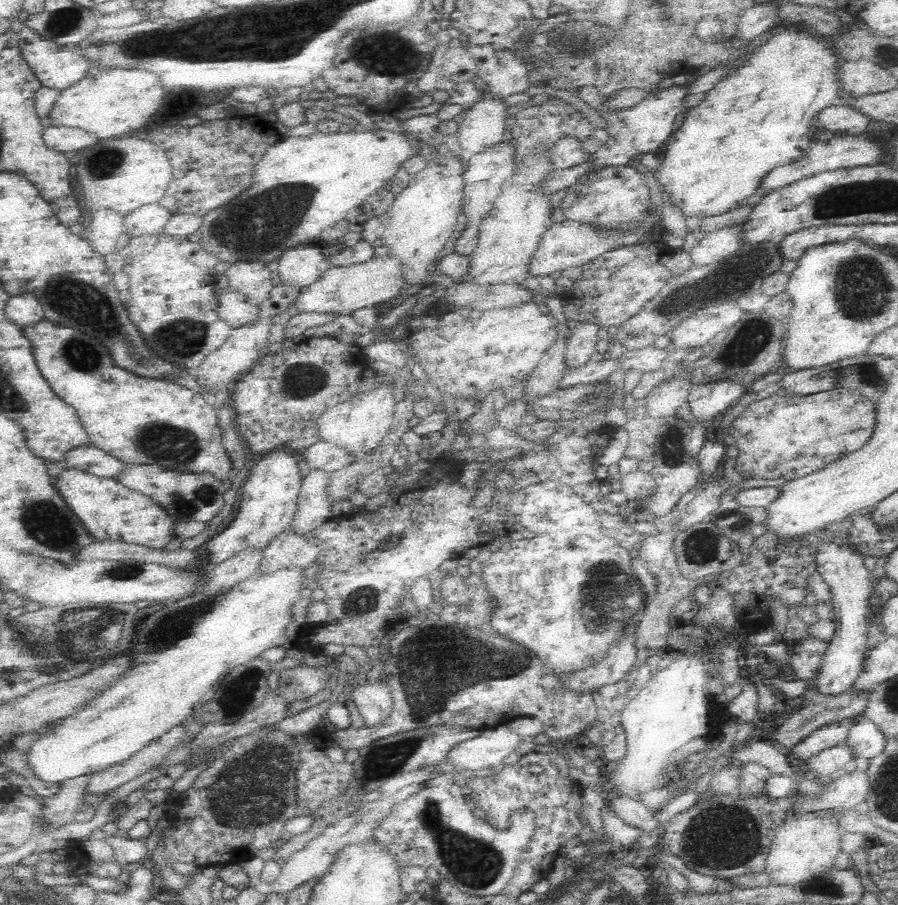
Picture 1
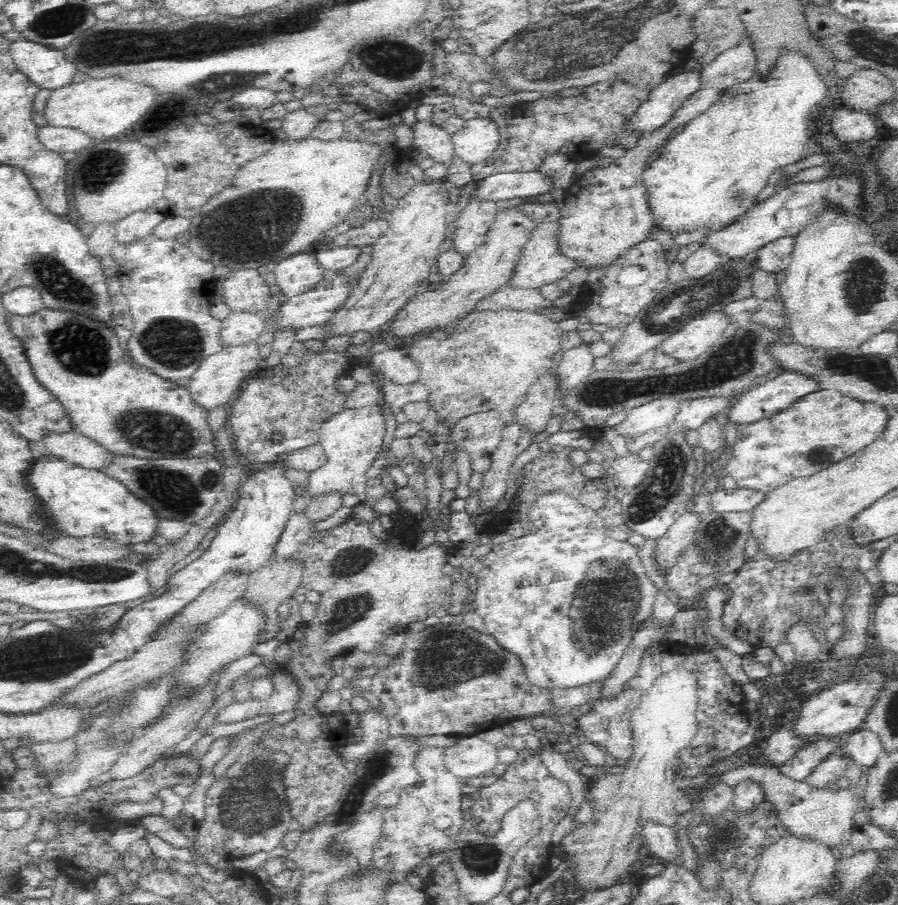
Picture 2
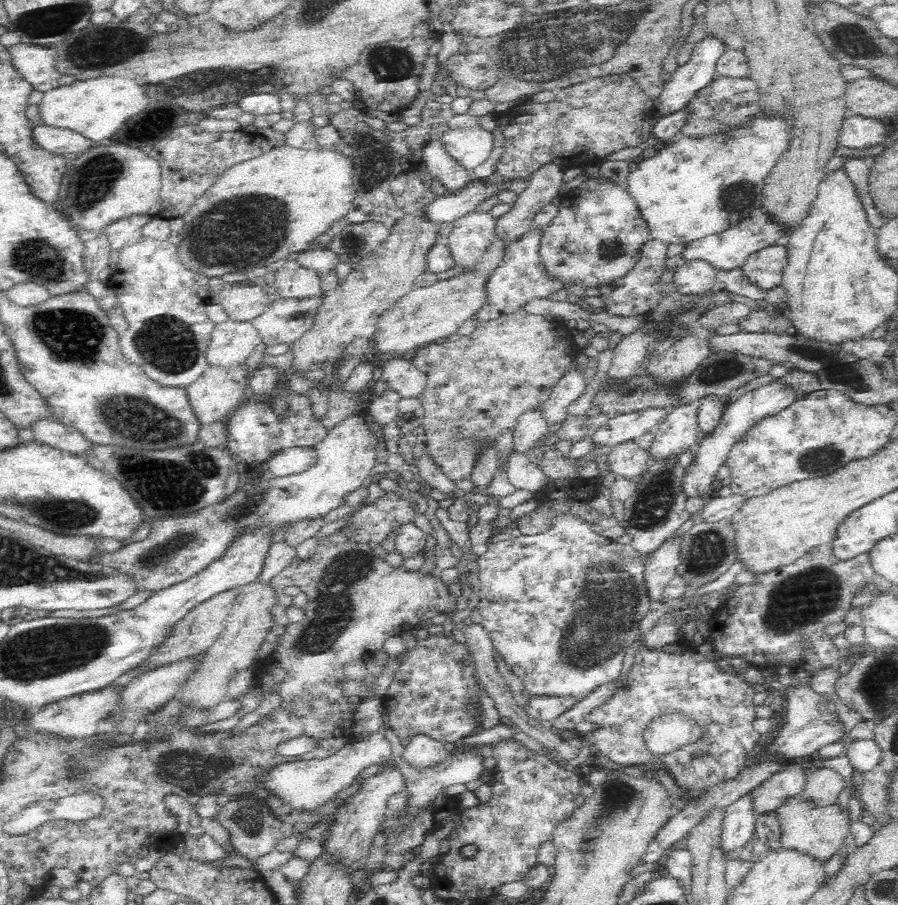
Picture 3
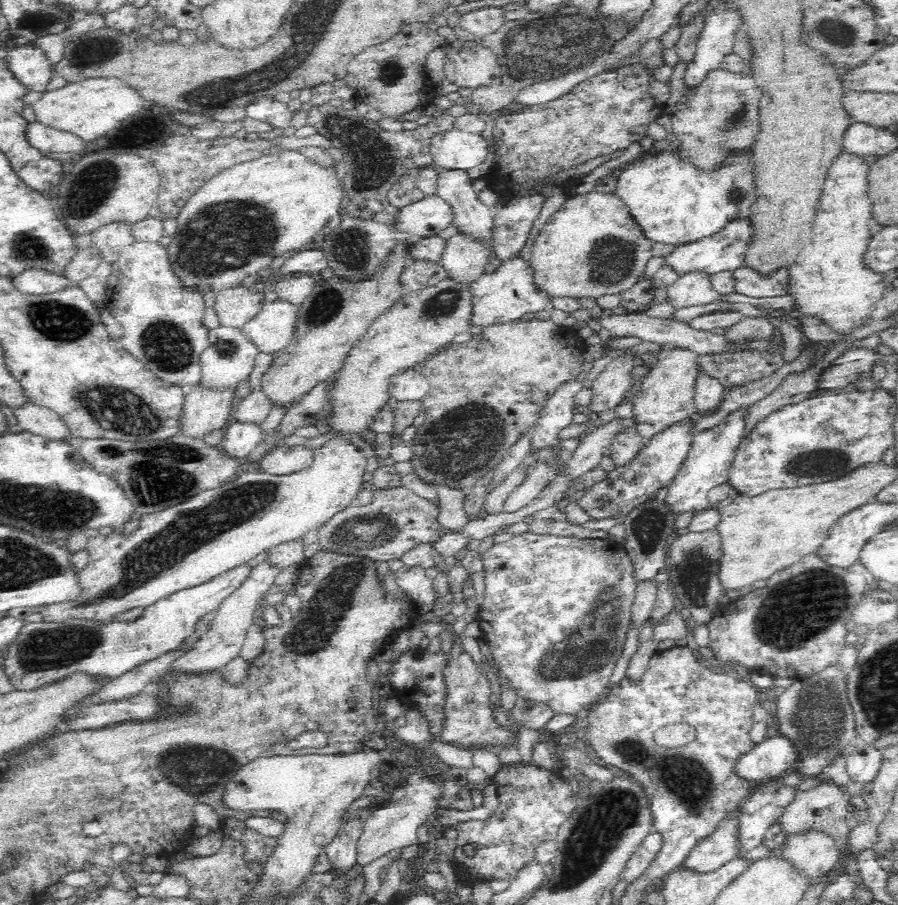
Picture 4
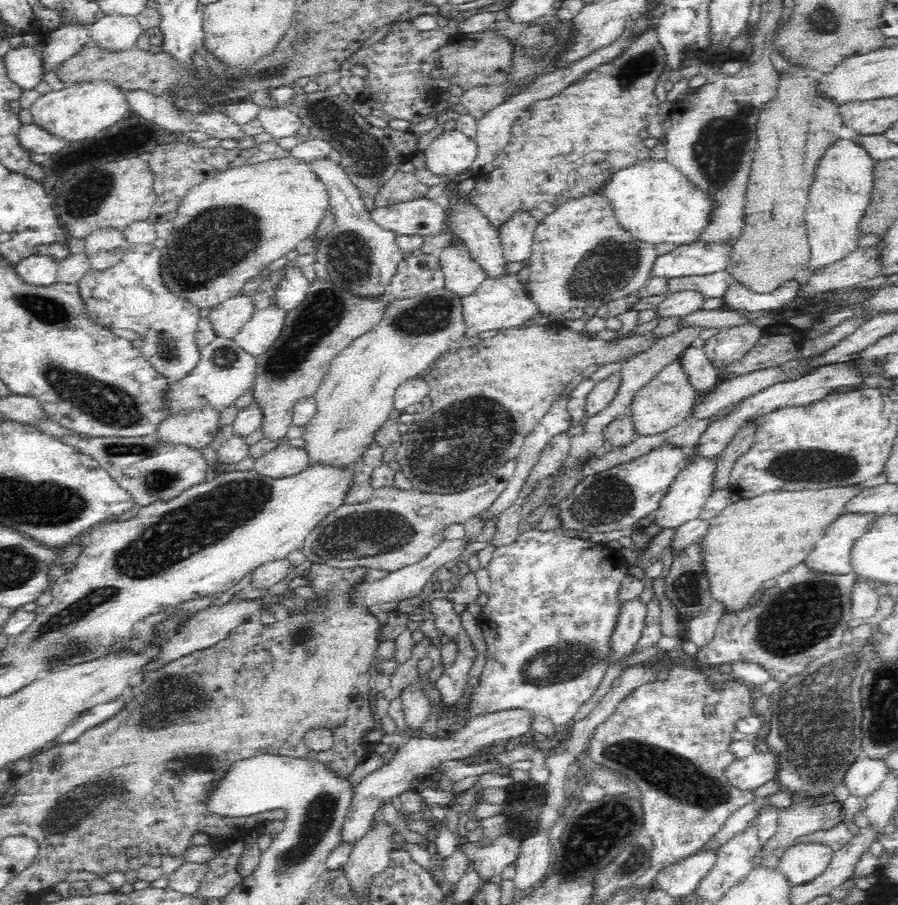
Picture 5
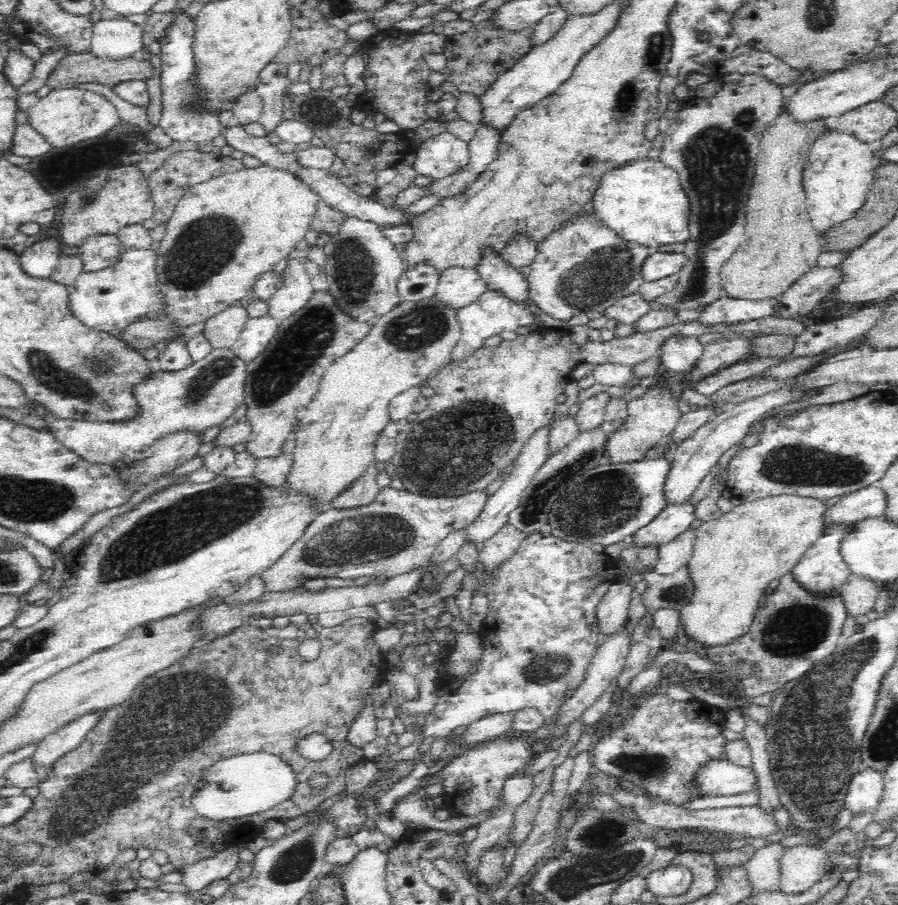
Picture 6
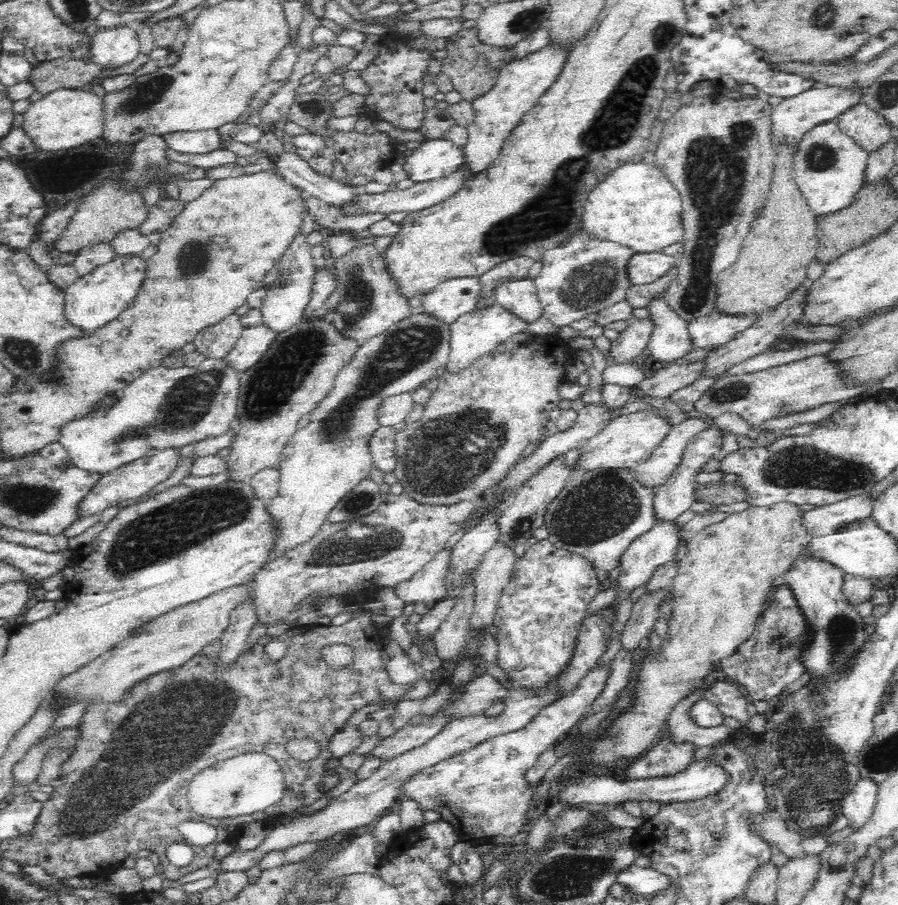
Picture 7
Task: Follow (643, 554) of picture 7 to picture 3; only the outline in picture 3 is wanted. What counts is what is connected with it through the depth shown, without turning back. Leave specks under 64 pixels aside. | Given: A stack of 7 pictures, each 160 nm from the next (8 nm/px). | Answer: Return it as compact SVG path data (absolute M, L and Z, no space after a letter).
M775 380L770 384L760 385L754 390L745 392L735 401L726 401L721 422L715 432L709 438L700 439L695 447L695 455L691 460L687 461L686 474L682 478L682 489L686 491L688 498L694 496L706 498L714 493L718 485L716 479L718 469L722 464L726 463L727 454L732 445L739 442L748 433L748 430L761 422L763 418L778 414L803 395L798 389L794 389L790 383Z

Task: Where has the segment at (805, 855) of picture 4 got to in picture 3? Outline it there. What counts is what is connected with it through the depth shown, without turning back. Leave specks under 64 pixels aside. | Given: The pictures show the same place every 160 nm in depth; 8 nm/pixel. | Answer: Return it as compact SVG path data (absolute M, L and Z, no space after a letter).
M802 793L782 799L775 814L780 820L782 830L781 847L815 855L825 862L838 854L844 846L846 836L851 833L851 818L846 806L840 806L838 803L813 802L811 799L803 798Z

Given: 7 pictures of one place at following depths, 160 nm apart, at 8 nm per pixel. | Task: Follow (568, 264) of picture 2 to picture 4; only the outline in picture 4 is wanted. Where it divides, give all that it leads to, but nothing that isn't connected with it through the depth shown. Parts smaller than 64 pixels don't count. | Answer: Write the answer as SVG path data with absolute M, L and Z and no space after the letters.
M522 256L501 260L494 272L484 272L478 279L471 282L473 292L473 316L471 325L478 327L504 324L519 320L525 314L546 315L550 308L551 297L546 291L540 290L535 283L534 269L531 262Z

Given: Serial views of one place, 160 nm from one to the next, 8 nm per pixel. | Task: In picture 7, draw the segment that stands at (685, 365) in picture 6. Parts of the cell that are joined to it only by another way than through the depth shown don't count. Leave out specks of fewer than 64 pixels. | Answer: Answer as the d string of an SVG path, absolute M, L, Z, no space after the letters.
M664 296L655 299L648 310L650 318L656 322L656 329L647 346L649 353L663 367L684 360L693 349L687 322L666 305Z

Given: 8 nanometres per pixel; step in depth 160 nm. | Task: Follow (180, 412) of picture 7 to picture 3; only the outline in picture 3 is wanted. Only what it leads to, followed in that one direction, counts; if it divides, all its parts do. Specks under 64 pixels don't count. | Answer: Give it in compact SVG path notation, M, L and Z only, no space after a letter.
M228 319L215 326L207 351L207 362L215 366L232 366L246 361L262 343L251 321Z

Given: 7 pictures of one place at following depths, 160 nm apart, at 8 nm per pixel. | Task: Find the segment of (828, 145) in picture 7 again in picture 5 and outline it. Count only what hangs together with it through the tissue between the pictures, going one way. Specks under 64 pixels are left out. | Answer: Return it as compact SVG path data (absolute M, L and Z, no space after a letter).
M853 139L840 140L826 150L826 154L816 168L814 182L811 185L812 190L810 190L810 204L808 204L808 212L806 212L805 226L812 252L804 272L813 274L820 270L826 270L858 248L858 238L863 235L859 224L866 209L870 206L874 167L875 160L872 160L863 148L855 144Z

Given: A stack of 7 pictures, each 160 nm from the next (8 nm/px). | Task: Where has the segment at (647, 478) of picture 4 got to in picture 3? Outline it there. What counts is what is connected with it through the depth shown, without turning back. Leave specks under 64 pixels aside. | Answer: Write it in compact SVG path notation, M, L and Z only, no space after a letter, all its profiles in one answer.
M698 404L682 405L669 410L665 420L655 432L655 440L650 448L651 460L665 459L672 455L685 454L686 450L695 448L701 439L698 429Z

